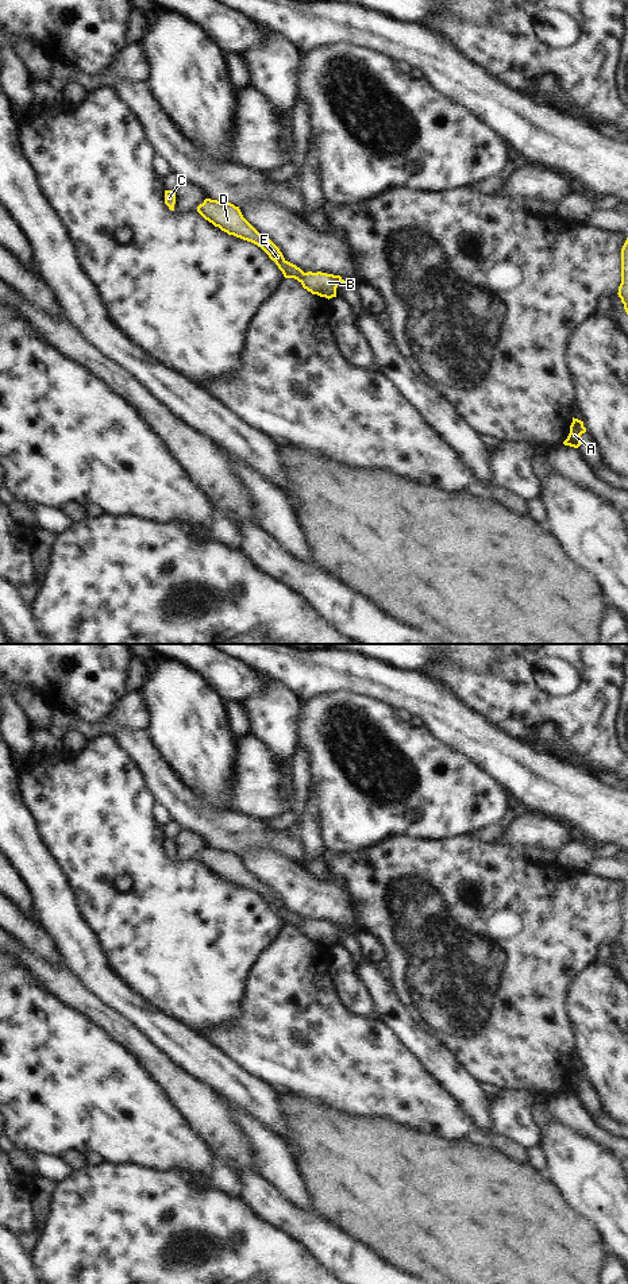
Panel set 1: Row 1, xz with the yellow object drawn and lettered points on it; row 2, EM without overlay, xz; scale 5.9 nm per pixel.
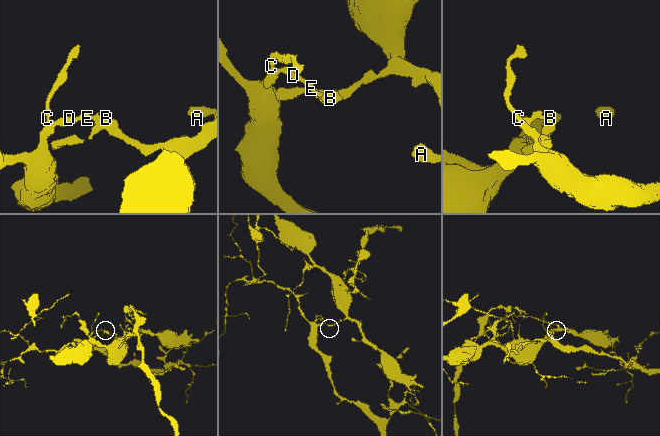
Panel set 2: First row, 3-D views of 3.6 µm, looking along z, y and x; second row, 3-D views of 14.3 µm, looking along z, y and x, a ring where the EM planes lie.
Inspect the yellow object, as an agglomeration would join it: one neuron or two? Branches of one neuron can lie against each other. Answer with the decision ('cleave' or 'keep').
cleave

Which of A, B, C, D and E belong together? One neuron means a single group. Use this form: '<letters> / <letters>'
A B / C D E

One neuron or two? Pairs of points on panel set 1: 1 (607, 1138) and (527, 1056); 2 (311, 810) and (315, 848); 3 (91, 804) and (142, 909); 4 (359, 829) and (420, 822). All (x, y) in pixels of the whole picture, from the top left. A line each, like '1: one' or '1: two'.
1: two
2: one
3: one
4: one

